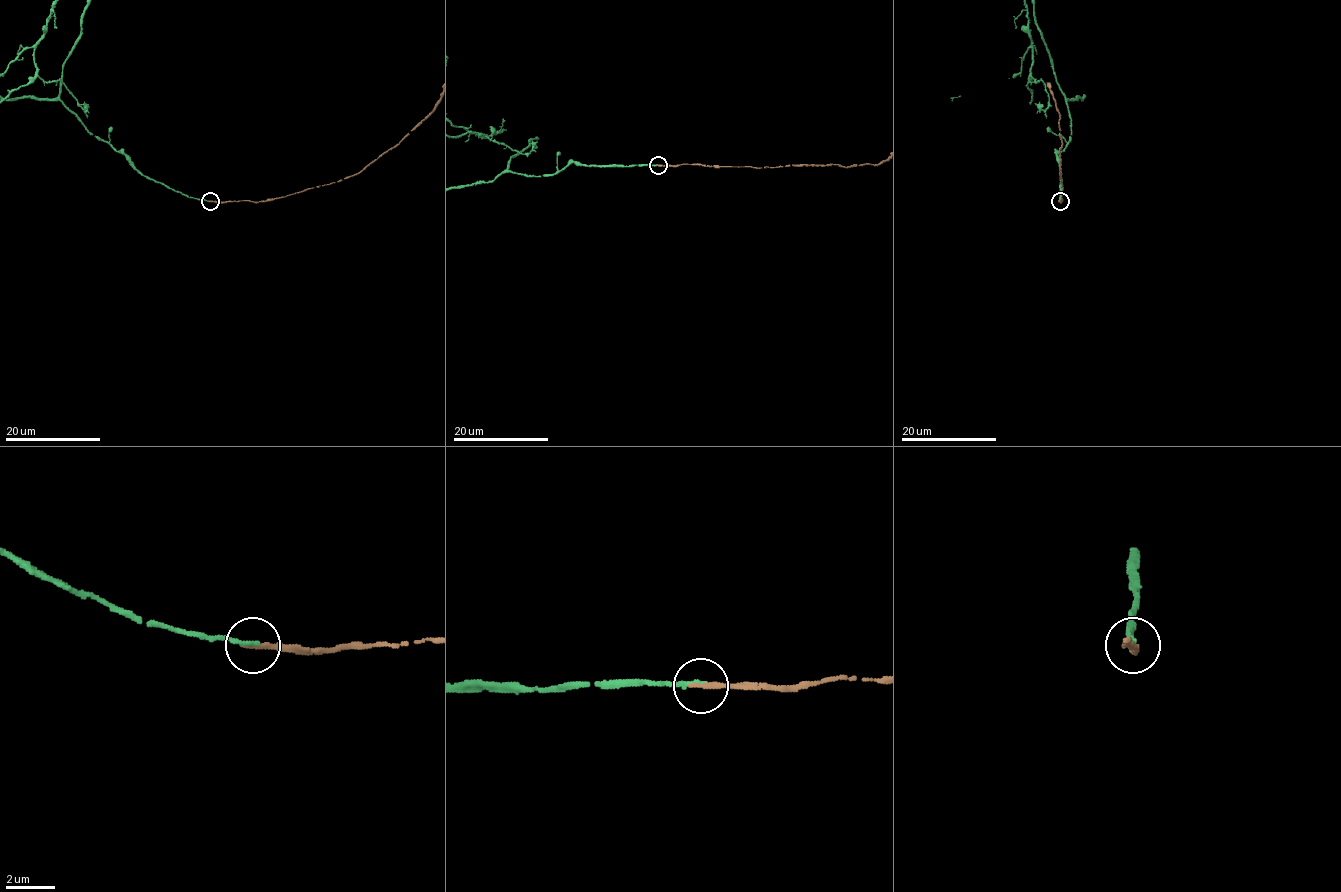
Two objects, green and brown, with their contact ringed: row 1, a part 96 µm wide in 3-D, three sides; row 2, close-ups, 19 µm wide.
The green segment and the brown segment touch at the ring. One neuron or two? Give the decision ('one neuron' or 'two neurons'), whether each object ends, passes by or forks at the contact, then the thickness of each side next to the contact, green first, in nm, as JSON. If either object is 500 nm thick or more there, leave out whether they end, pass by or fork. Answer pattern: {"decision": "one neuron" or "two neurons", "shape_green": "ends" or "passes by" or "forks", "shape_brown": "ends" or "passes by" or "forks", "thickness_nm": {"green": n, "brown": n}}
{"decision": "one neuron", "shape_green": "ends", "shape_brown": "ends", "thickness_nm": {"green": 170, "brown": 200}}

